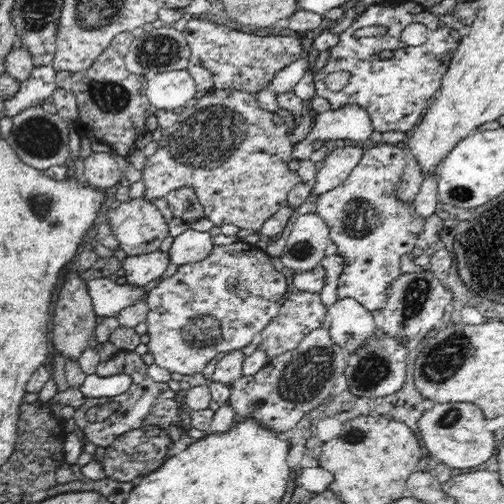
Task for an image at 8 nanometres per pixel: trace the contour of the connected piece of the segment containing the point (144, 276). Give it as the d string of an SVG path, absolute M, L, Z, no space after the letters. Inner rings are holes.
M151 252L150 254L143 254L140 256L126 257L122 263L125 277L122 281L132 285L132 287L144 287L148 282L156 278L160 278L164 274L169 265L167 252Z

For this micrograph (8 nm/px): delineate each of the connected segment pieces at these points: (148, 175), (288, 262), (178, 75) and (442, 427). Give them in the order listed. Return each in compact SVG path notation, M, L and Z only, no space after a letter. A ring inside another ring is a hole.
M213 88L193 107L178 114L176 123L163 130L157 151L147 158L143 168L142 198L150 203L176 189L190 187L202 207L204 217L220 227L234 224L242 230L259 232L268 218L288 202L287 194L301 182L297 171L290 167L294 144L290 141L291 123L285 114L260 107L256 94L242 90Z
M318 213L297 215L281 253L284 269L312 270L323 259L330 243L329 226Z
M170 70L159 72L147 77L145 93L150 104L162 110L174 110L184 106L188 100L196 96L196 82L194 78L184 70Z
M444 402L422 412L417 425L430 456L436 456L439 465L450 469L469 469L486 463L498 447L494 433L486 429L487 420L482 409L475 404Z

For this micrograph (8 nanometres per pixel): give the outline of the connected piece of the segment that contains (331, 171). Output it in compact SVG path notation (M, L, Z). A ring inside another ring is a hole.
M355 144L331 151L321 161L322 166L311 182L311 196L319 199L326 191L336 188L348 178L351 170L358 164L368 145Z

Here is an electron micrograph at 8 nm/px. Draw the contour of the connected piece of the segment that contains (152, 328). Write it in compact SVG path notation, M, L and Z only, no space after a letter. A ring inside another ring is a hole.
M235 241L227 246L214 245L212 252L200 262L180 266L174 276L162 279L147 294L149 311L146 317L148 351L154 362L169 372L183 374L186 379L204 370L204 366L220 352L240 351L252 342L252 338L262 332L274 316L278 314L288 282L282 272L278 272L270 257L255 243Z

